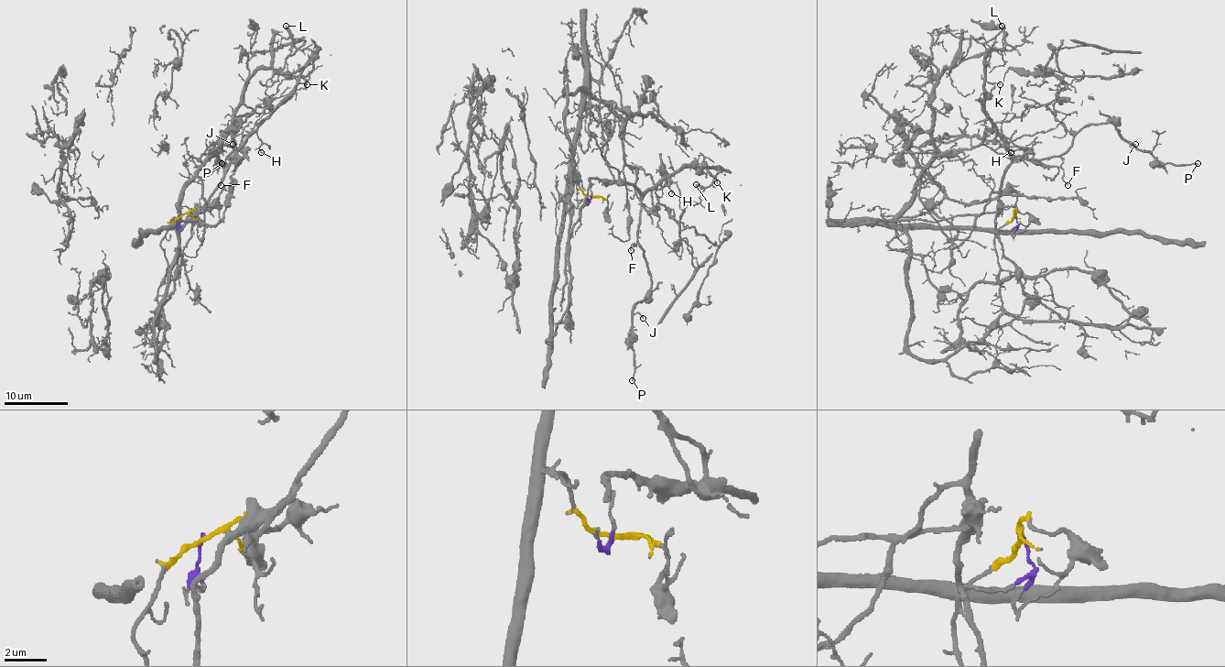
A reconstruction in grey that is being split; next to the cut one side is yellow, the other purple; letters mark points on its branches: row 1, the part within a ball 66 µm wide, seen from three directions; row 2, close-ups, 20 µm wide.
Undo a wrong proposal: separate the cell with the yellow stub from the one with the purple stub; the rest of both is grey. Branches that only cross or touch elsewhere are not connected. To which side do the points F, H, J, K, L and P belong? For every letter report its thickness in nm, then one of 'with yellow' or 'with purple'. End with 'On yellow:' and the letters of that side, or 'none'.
F: 110 nm | with purple
H: 100 nm | with purple
J: 120 nm | with purple
K: 70 nm | with purple
L: 320 nm | with purple
P: 160 nm | with purple
On yellow: none

